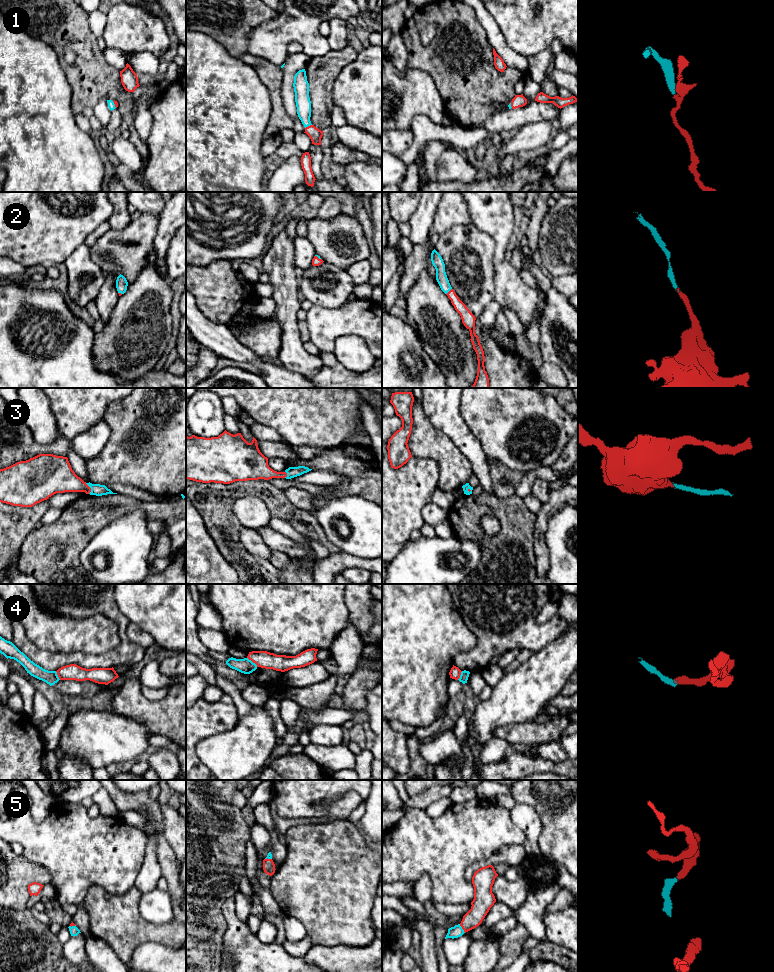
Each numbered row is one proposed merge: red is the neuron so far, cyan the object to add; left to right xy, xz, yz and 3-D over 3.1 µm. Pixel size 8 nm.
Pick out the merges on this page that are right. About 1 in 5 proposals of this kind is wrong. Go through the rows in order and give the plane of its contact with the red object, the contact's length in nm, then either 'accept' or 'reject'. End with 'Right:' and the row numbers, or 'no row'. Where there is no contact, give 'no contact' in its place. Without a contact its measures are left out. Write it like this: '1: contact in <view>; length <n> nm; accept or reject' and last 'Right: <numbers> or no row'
1: contact in xz; length 70 nm; accept
2: contact in yz; length 70 nm; accept
3: contact in xy; length 90 nm; accept
4: contact in xz; length 120 nm; reject
5: contact in yz; length 90 nm; accept
Right: 1, 2, 3, 5

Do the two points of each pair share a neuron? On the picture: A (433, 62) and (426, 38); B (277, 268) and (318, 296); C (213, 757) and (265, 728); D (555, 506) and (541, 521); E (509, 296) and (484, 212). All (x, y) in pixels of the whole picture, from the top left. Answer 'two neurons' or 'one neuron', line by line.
A: two neurons
B: two neurons
C: one neuron
D: one neuron
E: one neuron

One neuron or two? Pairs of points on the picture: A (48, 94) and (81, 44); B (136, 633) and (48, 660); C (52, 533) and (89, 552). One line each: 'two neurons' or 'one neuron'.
A: two neurons
B: two neurons
C: two neurons

